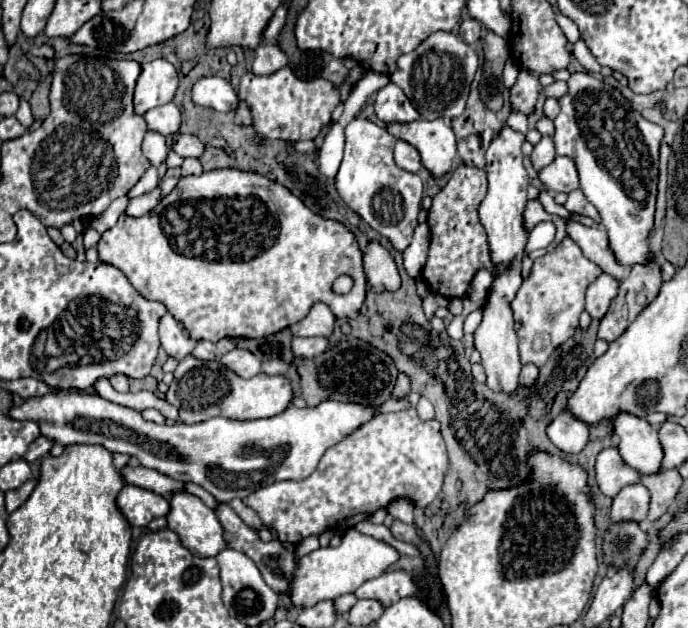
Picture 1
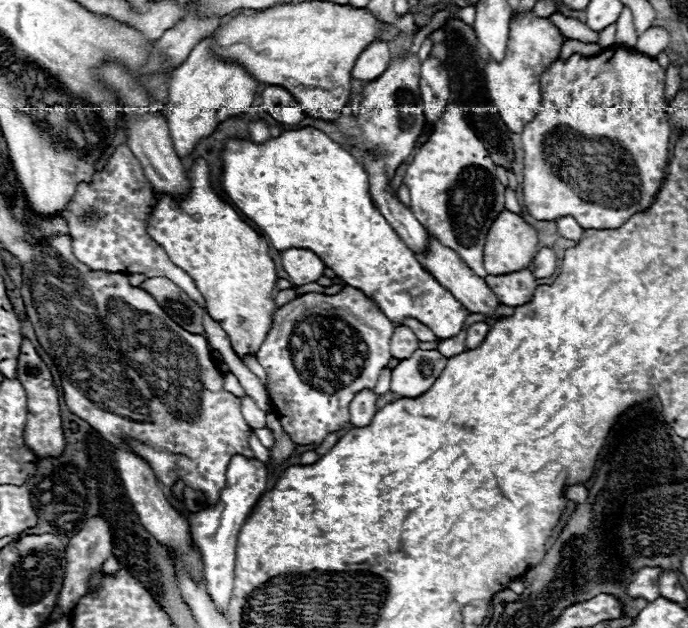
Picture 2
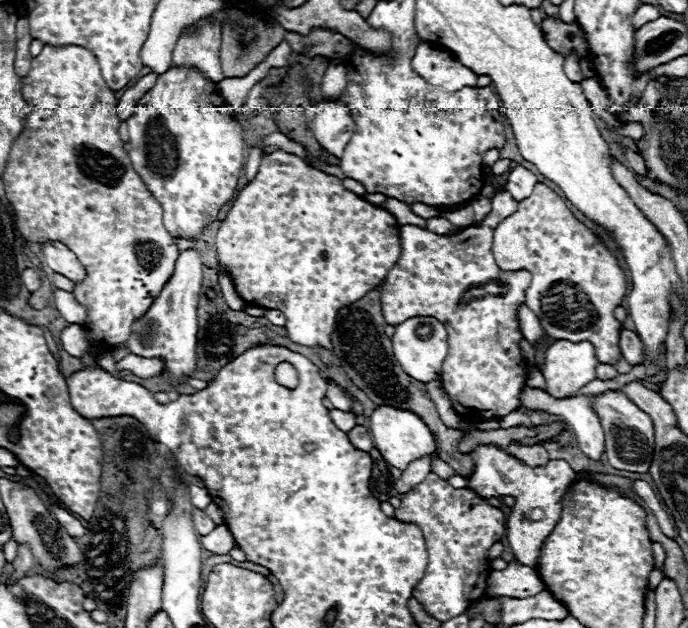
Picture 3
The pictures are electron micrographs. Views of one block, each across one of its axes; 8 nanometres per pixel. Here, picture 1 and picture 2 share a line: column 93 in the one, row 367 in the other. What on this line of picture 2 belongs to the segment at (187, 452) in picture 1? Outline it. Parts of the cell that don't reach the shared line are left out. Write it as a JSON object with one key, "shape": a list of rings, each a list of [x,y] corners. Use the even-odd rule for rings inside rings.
{"shape":[[[416,350],[392,370],[390,392],[398,398],[418,398],[432,388],[444,366],[446,358],[438,350]]]}

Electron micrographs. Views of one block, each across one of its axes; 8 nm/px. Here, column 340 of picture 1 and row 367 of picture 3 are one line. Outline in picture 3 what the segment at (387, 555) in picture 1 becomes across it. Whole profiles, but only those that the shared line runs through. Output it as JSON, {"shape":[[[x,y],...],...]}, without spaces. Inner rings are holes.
{"shape":[[[556,340],[544,356],[542,376],[552,398],[572,398],[596,378],[596,352],[588,342]]]}

